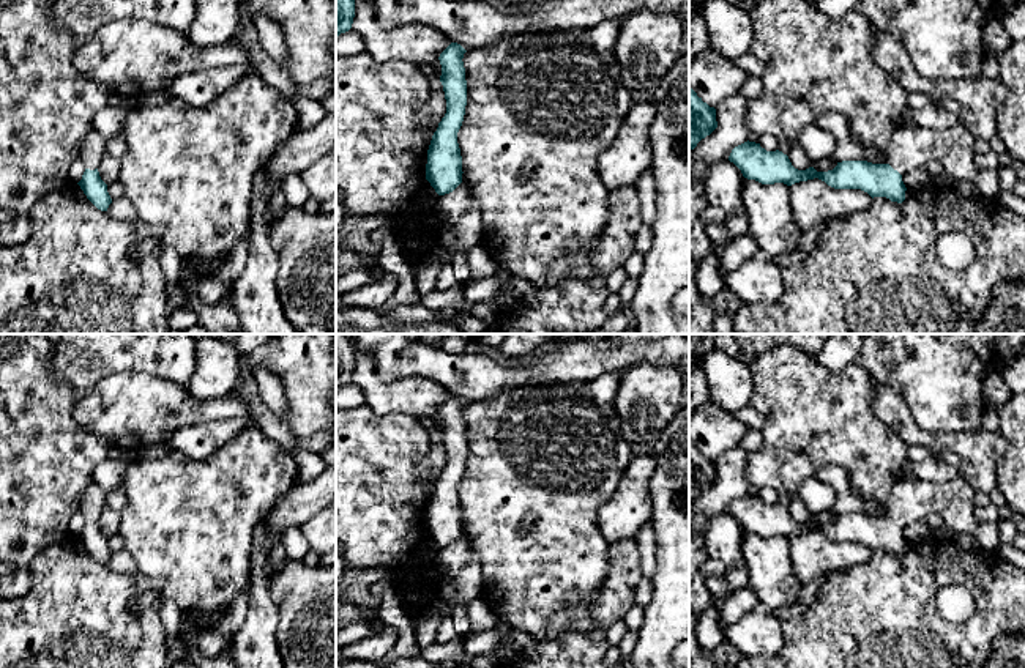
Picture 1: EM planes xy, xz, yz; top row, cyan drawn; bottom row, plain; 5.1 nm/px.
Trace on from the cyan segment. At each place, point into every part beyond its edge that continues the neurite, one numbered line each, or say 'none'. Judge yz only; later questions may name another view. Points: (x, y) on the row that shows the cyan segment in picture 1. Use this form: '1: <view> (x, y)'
1: yz (912, 147)

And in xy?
1: xy (92, 148)

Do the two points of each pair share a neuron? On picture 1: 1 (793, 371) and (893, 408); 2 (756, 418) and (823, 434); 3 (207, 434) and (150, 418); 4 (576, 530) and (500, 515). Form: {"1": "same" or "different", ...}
{"1": "different", "2": "different", "3": "different", "4": "same"}

